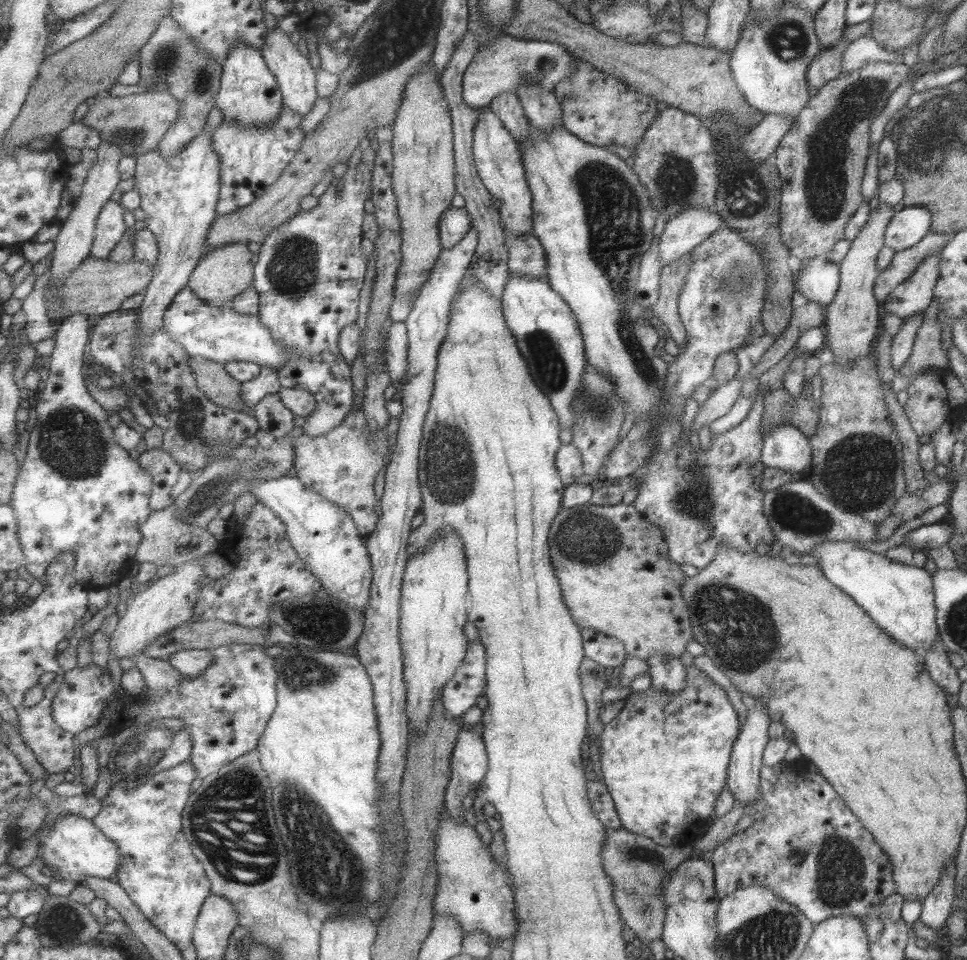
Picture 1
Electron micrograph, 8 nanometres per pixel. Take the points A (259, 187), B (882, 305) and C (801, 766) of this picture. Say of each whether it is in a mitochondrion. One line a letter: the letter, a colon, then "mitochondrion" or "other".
A: other
B: other
C: other

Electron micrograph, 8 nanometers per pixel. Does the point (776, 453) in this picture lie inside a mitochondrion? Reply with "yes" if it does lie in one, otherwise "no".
no

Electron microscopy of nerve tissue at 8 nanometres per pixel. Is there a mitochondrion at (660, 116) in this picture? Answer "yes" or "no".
no

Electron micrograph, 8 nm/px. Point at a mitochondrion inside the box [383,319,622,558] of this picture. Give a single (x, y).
(450, 474)

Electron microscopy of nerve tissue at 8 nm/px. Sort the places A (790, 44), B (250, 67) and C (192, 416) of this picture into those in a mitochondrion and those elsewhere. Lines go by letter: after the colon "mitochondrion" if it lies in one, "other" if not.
A: mitochondrion
B: other
C: mitochondrion

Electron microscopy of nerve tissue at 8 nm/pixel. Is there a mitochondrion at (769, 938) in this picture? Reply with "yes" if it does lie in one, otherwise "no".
yes

